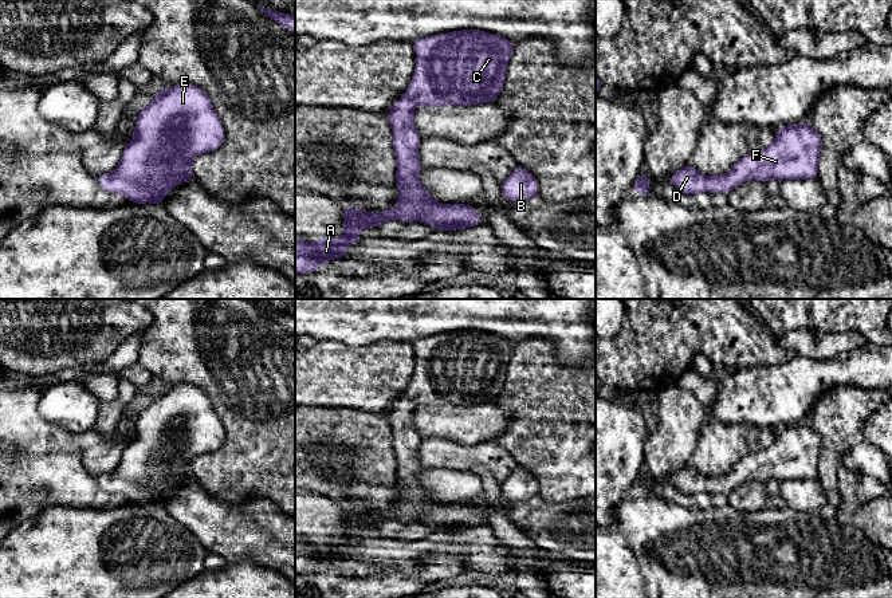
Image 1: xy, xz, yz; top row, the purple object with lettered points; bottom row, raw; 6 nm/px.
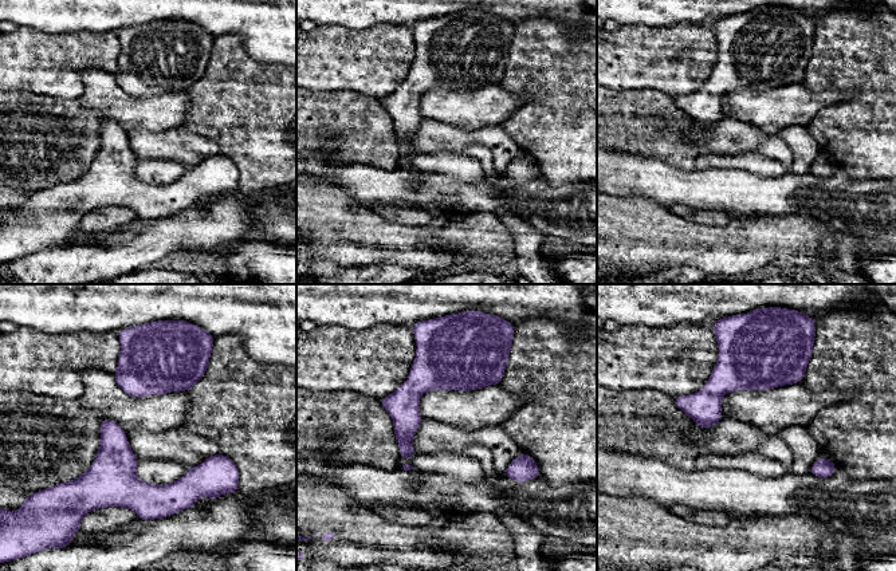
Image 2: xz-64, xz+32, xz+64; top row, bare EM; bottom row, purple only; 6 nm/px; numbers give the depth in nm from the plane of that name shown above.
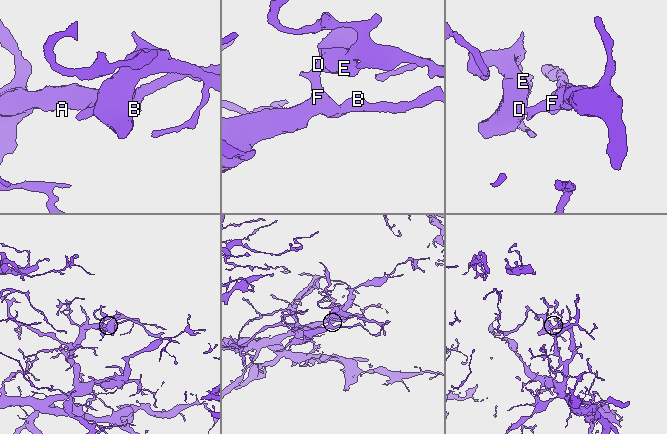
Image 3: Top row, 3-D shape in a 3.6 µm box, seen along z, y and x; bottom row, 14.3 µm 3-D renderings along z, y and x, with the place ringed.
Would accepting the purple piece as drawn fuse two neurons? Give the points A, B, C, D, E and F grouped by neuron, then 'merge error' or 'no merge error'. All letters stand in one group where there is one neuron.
A B C D E F | no merge error

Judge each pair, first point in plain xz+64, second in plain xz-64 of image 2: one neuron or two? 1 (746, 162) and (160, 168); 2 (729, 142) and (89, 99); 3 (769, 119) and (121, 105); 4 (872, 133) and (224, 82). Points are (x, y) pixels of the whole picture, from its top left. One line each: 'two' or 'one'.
1: one
2: two
3: one
4: one

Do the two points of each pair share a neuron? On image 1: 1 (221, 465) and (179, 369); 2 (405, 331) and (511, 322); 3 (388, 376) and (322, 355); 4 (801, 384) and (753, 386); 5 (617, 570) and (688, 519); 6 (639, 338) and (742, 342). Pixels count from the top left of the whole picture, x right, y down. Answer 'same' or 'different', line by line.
1: same
2: same
3: same
4: same
5: same
6: same

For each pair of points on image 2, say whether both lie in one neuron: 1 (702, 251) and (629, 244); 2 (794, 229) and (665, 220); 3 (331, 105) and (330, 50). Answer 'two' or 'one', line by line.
1: one
2: one
3: two

